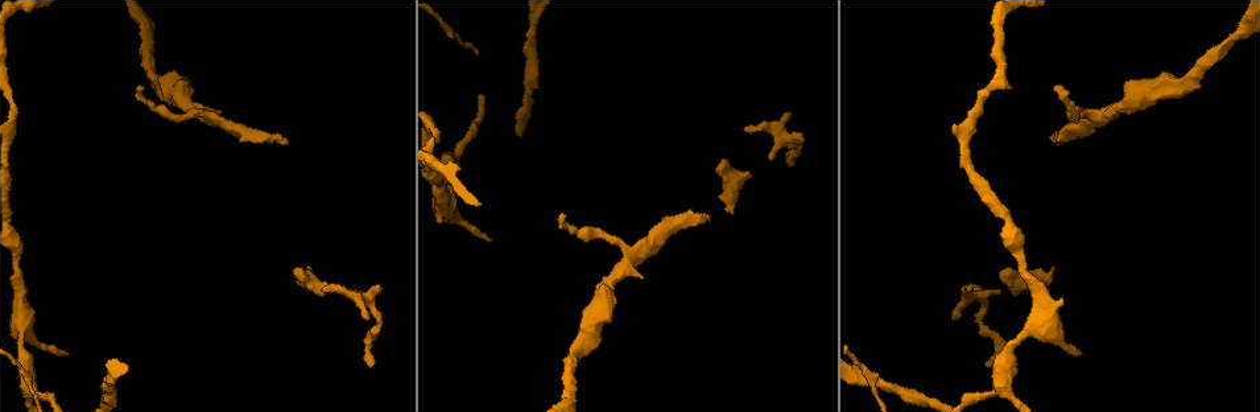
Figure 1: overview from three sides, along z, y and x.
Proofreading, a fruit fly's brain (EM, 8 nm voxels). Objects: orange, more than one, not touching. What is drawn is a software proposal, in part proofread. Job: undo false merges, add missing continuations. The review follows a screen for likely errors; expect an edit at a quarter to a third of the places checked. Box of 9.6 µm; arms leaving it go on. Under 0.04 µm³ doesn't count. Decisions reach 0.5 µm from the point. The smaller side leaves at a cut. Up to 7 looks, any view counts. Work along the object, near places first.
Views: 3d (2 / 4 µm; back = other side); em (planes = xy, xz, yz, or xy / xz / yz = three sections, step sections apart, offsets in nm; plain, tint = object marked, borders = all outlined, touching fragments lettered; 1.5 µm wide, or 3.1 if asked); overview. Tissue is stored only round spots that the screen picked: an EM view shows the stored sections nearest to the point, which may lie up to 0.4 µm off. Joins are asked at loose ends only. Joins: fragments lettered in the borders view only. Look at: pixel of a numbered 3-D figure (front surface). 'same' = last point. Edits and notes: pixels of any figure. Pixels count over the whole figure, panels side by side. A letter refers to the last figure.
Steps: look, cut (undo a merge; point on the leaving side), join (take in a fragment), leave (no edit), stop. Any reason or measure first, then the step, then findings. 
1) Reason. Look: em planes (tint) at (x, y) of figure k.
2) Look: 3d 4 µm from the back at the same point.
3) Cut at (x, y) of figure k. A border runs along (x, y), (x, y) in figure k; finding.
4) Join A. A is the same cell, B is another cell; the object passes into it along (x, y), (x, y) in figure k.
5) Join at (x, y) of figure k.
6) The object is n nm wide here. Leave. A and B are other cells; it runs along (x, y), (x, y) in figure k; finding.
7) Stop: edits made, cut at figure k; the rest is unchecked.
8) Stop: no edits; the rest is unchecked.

Free end. Look: 3d 4 µm at (1058, 89) of figure 1.

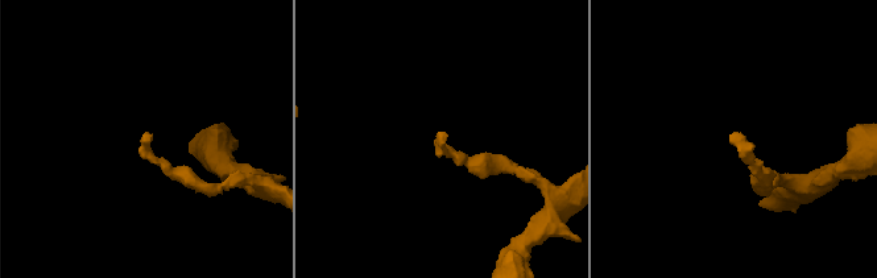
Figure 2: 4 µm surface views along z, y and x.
Need the tissue. Look: em planes (borders) at (736, 133) of figure 2.

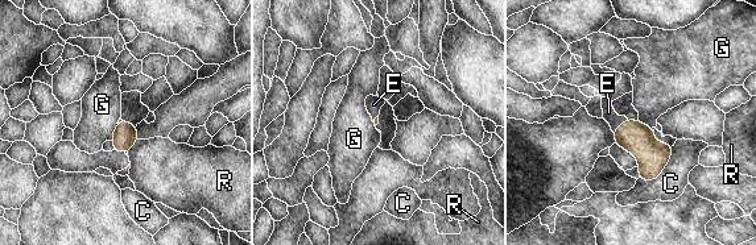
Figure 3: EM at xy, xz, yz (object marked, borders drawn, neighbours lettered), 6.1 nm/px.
The longest contact is with C, 280 nm. Join E. E is the same cell, C, G and R are other cells; the object passes into it along (637, 138), (619, 125), (608, 112) in figure 3; the cell continues.

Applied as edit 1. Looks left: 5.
Look: overview.

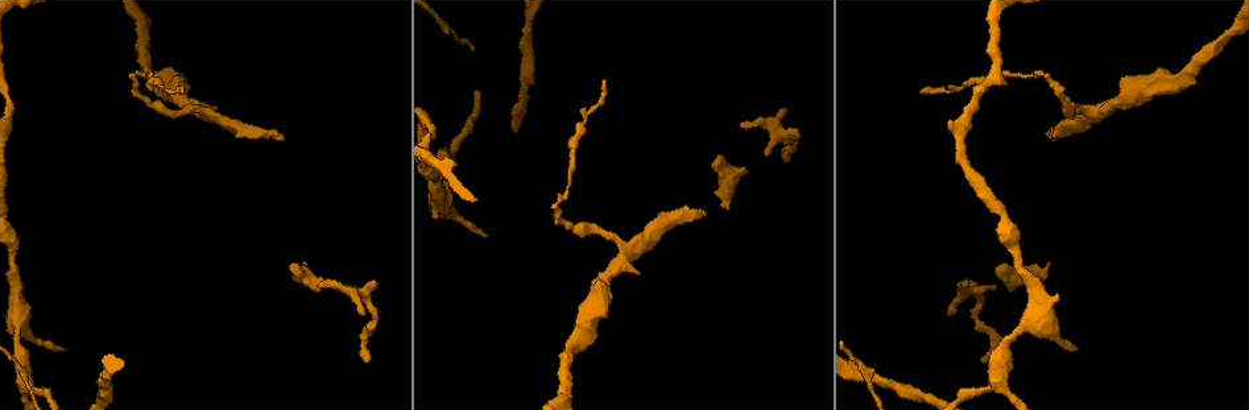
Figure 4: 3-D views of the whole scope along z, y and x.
Look: em xy step 4 (tint) at (966, 285) of figure 4.

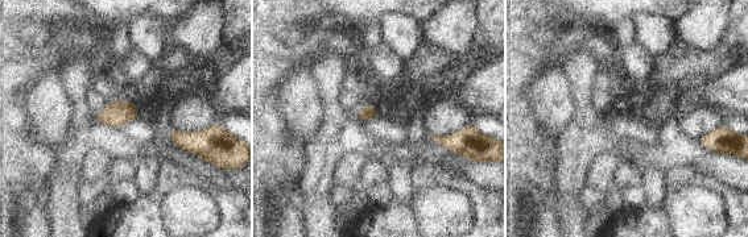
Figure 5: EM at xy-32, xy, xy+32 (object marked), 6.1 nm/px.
Another direction. Look: em yz step 8 (borders) at the same point.

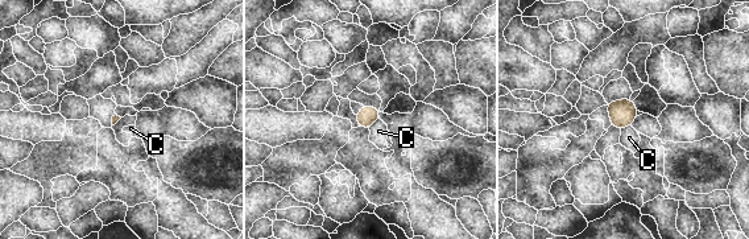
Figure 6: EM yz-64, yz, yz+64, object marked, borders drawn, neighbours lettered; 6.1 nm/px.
Leave. C is another cell; a border runs along (379, 116), (368, 128) in figure 6; no lettered fragment goes on from it.

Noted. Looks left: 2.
Calibre changes. Look: em planes (borders) at (20, 386) of figure 4.

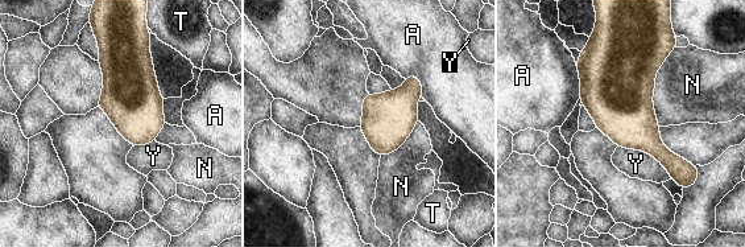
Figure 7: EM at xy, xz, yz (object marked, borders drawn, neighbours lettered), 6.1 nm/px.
Leave. A, N, T and Y are other cells; a border runs along (617, 145), (648, 152), (671, 178) in figure 7; all the same cell.

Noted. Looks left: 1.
Stop: edits made, join at figure 3; the rest is unchecked.

